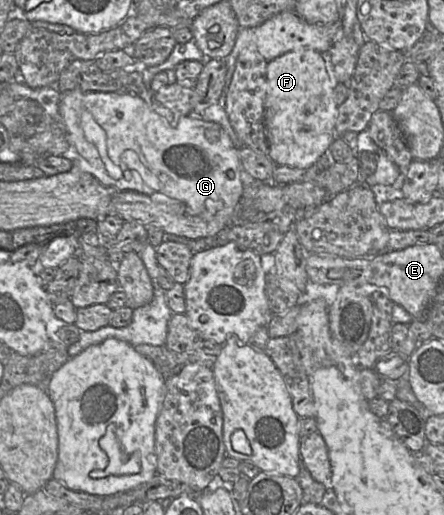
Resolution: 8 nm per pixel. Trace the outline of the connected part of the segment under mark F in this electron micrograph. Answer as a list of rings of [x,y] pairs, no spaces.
[[[313,49],[287,52],[267,63],[264,128],[269,157],[277,166],[304,169],[336,139],[338,106],[322,54]]]

